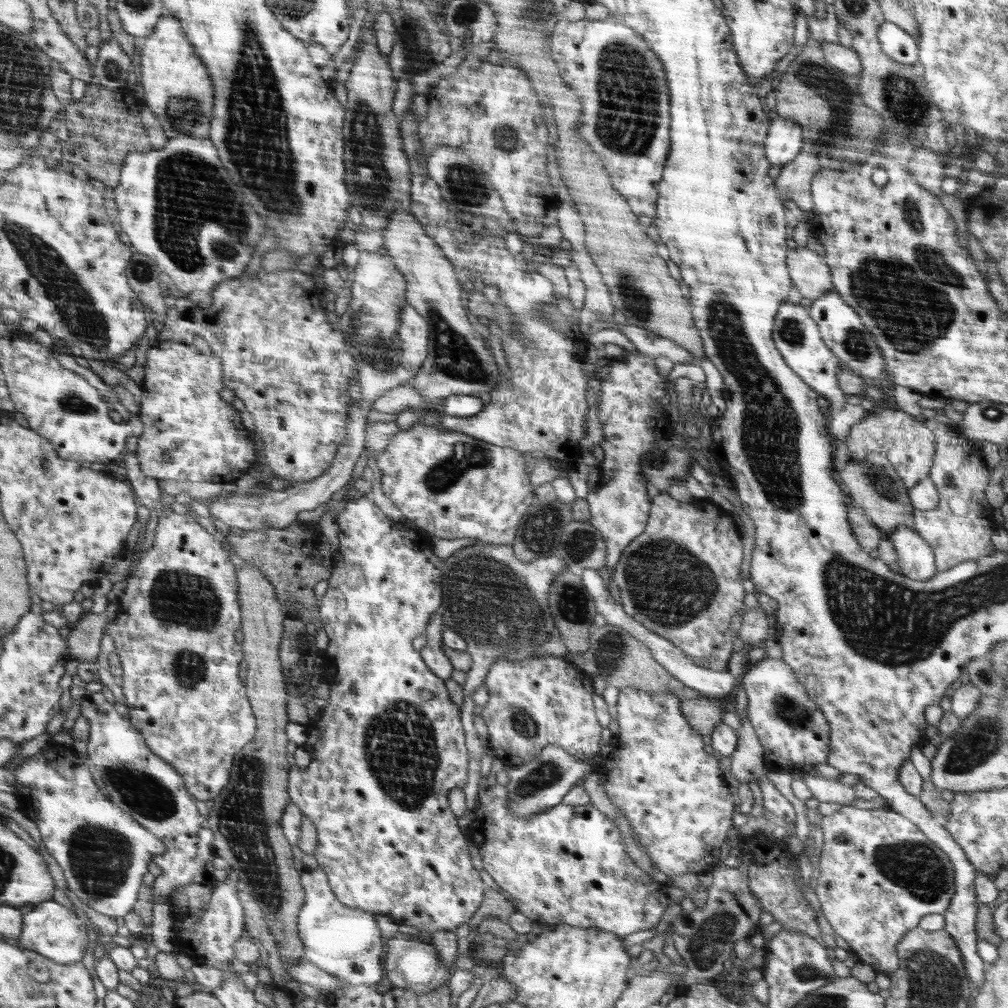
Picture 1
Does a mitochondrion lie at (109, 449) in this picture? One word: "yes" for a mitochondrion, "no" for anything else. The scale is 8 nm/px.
no

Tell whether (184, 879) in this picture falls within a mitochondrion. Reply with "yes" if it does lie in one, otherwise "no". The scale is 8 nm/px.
no

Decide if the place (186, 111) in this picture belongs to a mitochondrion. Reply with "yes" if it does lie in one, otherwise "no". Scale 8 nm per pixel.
yes

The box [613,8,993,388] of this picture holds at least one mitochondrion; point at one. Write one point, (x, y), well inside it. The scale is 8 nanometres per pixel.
(930, 313)

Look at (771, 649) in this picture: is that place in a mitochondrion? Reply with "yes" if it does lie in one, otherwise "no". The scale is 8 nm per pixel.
no

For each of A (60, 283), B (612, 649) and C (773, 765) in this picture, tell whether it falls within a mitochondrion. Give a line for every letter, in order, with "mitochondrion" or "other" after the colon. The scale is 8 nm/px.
A: mitochondrion
B: mitochondrion
C: other

